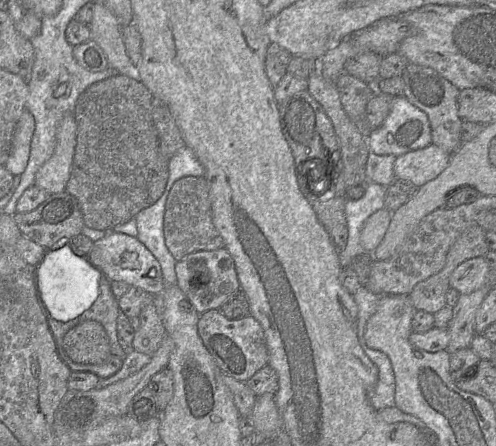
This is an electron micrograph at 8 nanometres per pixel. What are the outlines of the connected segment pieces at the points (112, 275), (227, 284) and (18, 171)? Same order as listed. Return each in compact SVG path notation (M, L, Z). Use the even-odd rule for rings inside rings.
M109 232L100 240L93 242L86 258L111 282L125 282L131 287L140 288L152 295L161 295L165 289L158 260L136 237Z
M226 248L197 251L177 261L175 265L177 284L186 295L191 307L200 315L212 309L220 309L224 302L240 290L236 267Z
M25 109L16 125L10 154L4 164L5 168L14 176L21 176L27 167L34 131L34 116Z

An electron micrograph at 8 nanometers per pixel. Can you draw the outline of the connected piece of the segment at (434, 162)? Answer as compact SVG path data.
M432 143L425 148L397 156L394 175L419 188L441 174L451 158L452 154Z

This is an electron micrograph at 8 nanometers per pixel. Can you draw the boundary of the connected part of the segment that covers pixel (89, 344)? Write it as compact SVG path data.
M83 321L67 331L62 347L77 364L100 364L111 354L109 338L104 327L96 321Z

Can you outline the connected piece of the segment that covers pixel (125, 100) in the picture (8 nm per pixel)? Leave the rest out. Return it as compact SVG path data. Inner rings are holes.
M121 74L112 76L92 84L79 96L74 110L77 123L77 142L70 177L65 191L76 199L86 227L95 230L111 231L115 226L122 225L134 219L141 210L155 204L163 195L169 176L169 160L166 160L159 152L158 134L152 119L152 101L153 95L145 85L138 80L137 75L135 75L135 77Z

